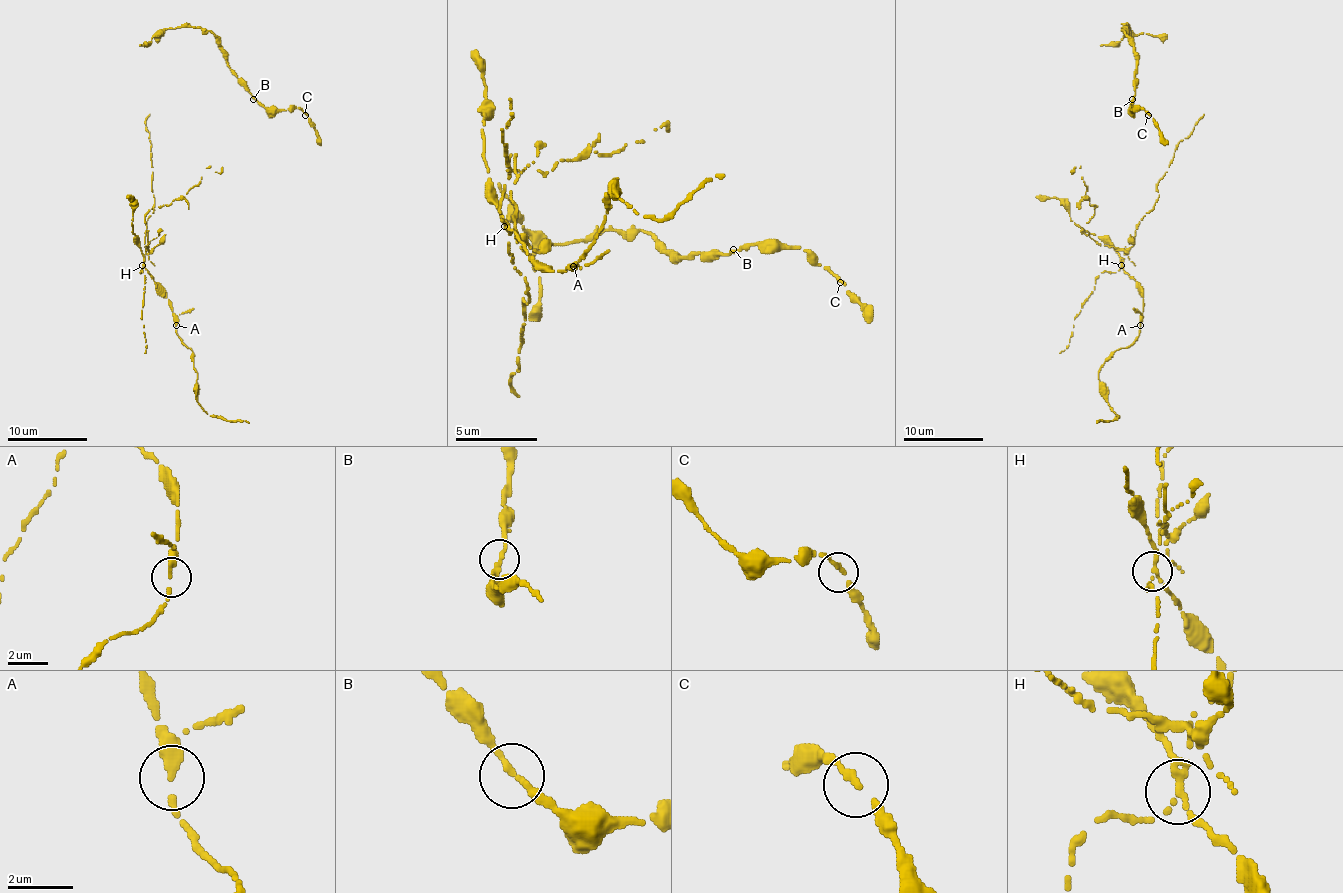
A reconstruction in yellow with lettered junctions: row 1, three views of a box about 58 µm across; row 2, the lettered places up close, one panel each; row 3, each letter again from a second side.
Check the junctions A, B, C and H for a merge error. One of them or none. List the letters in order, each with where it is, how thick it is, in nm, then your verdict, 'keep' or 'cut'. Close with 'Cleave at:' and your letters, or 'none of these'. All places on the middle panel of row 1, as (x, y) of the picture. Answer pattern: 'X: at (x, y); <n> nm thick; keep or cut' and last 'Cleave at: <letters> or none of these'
A: at (573, 266); 240 nm thick; keep
B: at (733, 249); 200 nm thick; keep
C: at (840, 282); 190 nm thick; keep
H: at (504, 226); 190 nm thick; cut
Cleave at: H

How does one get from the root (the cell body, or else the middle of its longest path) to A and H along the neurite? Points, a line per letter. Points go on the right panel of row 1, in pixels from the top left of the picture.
A: (1176, 146), (1156, 186), (1158, 200), (1138, 222), (1134, 238), (1117, 250), (1142, 298), (1140, 325)
H: (1176, 146), (1170, 164), (1156, 186), (1158, 200), (1138, 222), (1134, 238), (1117, 250), (1120, 266)

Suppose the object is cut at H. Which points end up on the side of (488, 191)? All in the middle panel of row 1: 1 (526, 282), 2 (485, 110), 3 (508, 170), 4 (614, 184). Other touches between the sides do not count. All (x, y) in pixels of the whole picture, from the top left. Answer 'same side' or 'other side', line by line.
1: other side
2: same side
3: other side
4: same side

